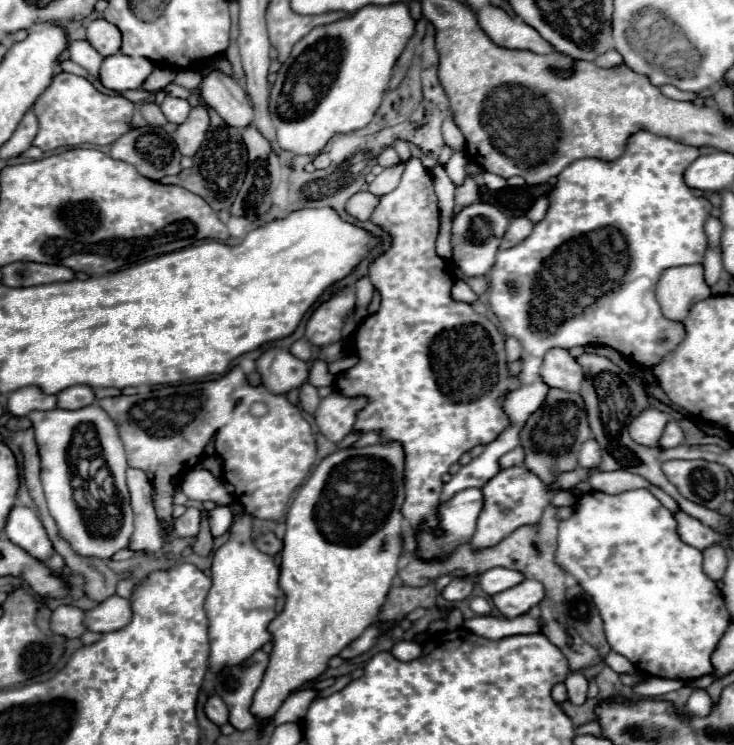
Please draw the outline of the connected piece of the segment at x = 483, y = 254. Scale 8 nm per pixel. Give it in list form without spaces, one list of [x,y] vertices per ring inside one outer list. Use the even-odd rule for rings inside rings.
[[[475,202],[467,208],[463,208],[455,218],[453,218],[453,228],[451,228],[451,246],[453,246],[453,264],[465,274],[465,276],[485,276],[493,264],[495,264],[495,254],[499,250],[501,238],[509,226],[509,218],[495,206],[485,204],[485,202]]]

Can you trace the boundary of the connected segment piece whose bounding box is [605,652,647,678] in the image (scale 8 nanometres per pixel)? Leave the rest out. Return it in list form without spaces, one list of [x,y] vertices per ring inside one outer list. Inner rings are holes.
[[[609,652],[609,654],[605,656],[605,664],[607,664],[607,666],[611,666],[617,674],[639,674],[639,676],[647,678],[645,674],[637,672],[637,670],[635,670],[635,666],[633,666],[629,660],[625,660],[621,654],[617,654],[617,652]]]

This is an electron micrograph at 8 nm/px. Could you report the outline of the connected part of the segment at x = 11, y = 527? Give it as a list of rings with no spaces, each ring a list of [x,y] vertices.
[[[15,506],[9,514],[5,534],[13,544],[21,546],[35,560],[47,562],[51,558],[53,544],[33,508]]]

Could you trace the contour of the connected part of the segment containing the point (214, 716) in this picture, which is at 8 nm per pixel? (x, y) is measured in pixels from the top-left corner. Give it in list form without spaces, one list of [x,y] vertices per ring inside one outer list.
[[[211,696],[205,704],[205,714],[215,722],[215,724],[225,724],[229,720],[229,710],[227,704],[221,700],[221,696]]]

